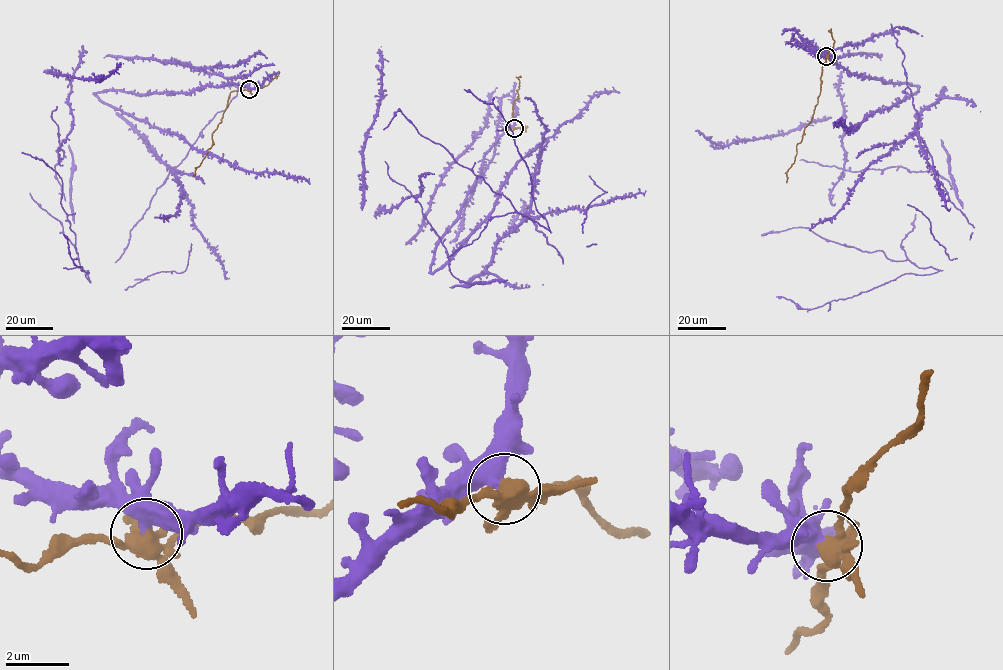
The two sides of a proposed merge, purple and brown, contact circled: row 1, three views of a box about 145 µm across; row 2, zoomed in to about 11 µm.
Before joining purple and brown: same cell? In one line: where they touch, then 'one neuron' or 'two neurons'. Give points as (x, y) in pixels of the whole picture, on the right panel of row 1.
place (826, 56); two neurons

